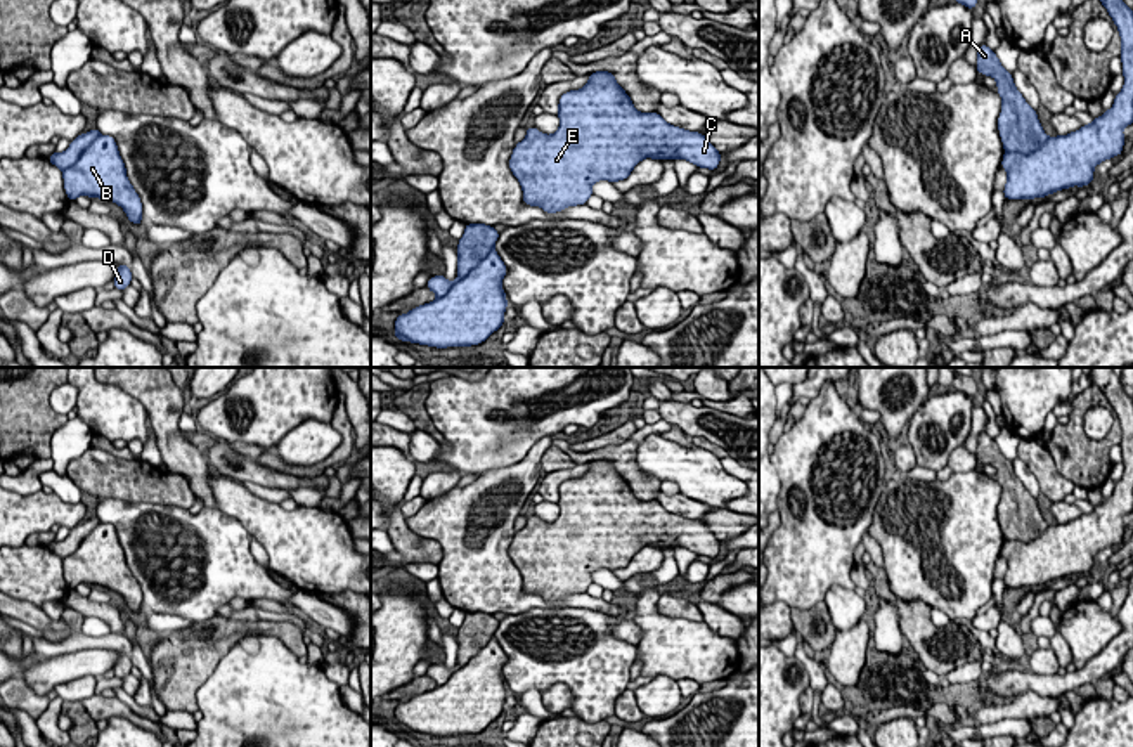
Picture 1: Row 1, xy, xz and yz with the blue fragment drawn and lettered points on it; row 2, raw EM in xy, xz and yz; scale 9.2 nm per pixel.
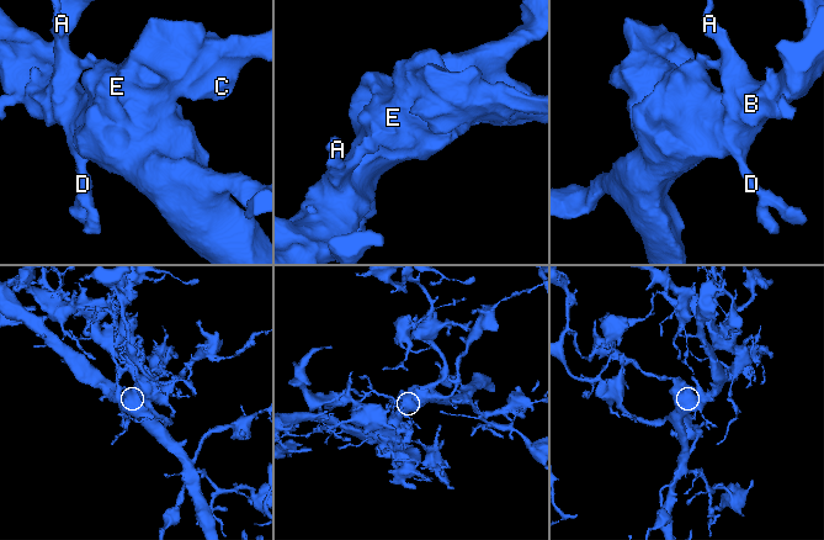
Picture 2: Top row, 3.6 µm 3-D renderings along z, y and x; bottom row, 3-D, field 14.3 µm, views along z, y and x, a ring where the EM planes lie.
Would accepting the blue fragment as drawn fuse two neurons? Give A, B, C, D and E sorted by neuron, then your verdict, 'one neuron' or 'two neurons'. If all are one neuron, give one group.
A / B C D E | two neurons

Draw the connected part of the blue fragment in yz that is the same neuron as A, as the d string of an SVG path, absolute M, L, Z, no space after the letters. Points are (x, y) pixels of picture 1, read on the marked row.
M987 45L977 49L975 69L996 80L1001 97L998 130L1005 153L1031 154L1039 149L1048 140L1048 135L1038 120L1038 113L1026 102L1013 85L1012 73L1001 66L1000 59Z

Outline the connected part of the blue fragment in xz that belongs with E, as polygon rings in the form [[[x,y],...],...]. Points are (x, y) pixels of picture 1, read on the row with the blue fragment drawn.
[[[589,73],[589,81],[565,92],[558,104],[560,128],[546,135],[535,127],[518,142],[509,158],[509,170],[523,191],[523,203],[558,213],[568,206],[586,205],[599,180],[625,180],[644,158],[686,159],[698,168],[715,170],[721,153],[700,132],[669,125],[658,113],[639,113],[613,73]]]

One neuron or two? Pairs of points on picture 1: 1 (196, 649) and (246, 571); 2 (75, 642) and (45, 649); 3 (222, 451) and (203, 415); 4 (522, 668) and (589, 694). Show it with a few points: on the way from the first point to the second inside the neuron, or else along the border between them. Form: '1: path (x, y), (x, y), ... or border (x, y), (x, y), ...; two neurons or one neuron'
1: border (215, 612), (194, 623); two neurons
2: path (68, 645), (52, 649); one neuron
3: border (215, 439), (224, 439), (231, 444); two neurons
4: path (539, 668), (567, 668), (576, 676); one neuron

